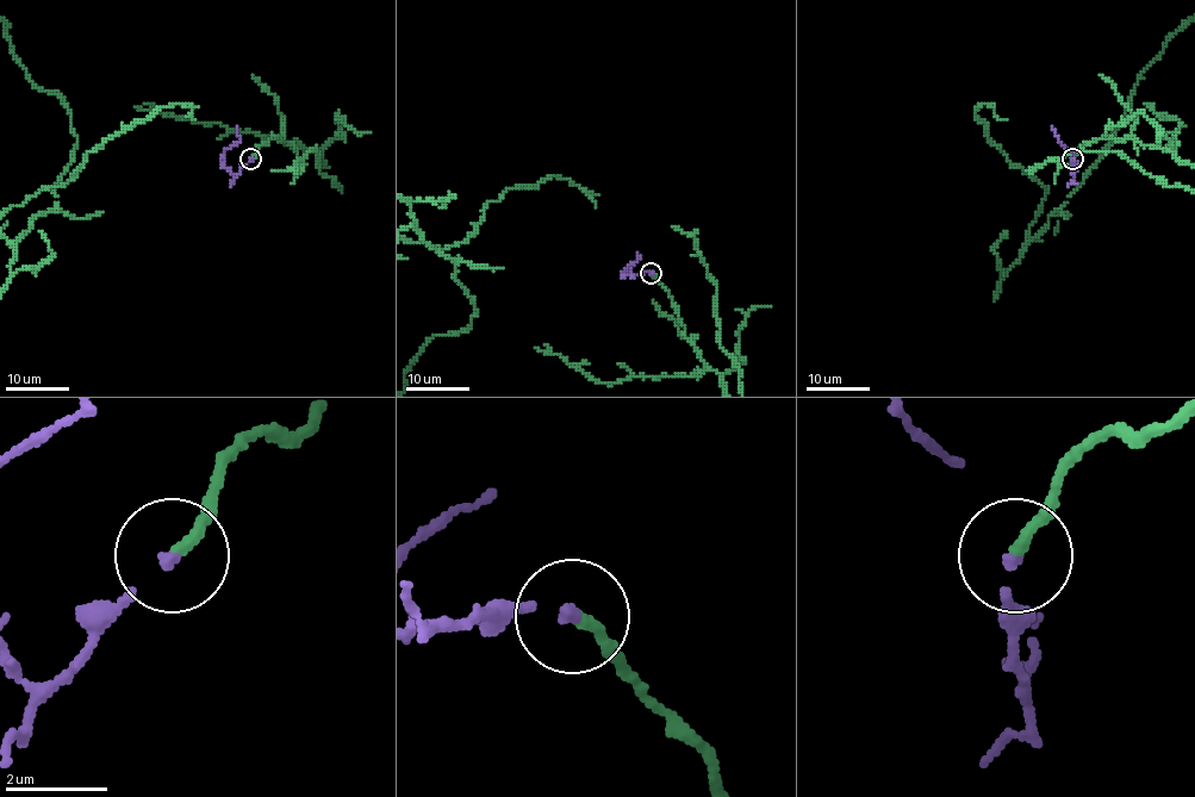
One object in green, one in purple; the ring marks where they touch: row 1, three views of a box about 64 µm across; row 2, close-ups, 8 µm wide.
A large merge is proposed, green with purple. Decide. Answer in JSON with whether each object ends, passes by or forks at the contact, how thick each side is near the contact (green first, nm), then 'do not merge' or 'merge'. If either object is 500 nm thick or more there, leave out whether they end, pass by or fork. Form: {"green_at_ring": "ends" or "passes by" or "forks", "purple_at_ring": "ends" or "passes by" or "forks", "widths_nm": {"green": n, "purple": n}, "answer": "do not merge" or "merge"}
{"green_at_ring": "ends", "purple_at_ring": "ends", "widths_nm": {"green": 240, "purple": 160}, "answer": "merge"}

